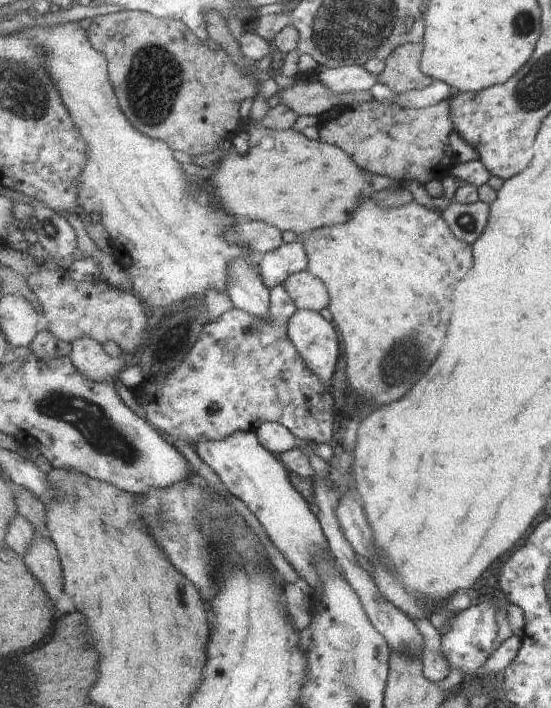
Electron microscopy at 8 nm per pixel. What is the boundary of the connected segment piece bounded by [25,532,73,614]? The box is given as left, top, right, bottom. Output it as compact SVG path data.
M35 532L31 550L25 556L25 566L41 582L49 600L53 604L59 604L63 600L63 606L61 606L61 608L65 608L63 613L69 613L69 608L73 608L73 602L67 598L60 554L50 538L43 538L41 534Z

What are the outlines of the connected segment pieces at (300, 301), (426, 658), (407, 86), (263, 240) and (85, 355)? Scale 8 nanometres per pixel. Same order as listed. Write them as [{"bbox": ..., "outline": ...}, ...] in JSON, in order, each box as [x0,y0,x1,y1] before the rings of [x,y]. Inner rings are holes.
[{"bbox":[284,270,331,312],"outline":[[[308,270],[289,276],[284,285],[299,309],[321,312],[323,308],[330,308],[331,295],[327,286]]]},{"bbox":[409,616,451,682],"outline":[[[409,616],[419,632],[423,633],[425,638],[425,644],[427,651],[423,653],[423,666],[425,666],[425,674],[428,678],[431,678],[431,682],[441,682],[445,680],[449,674],[451,674],[451,666],[445,658],[445,652],[443,652],[442,636],[439,634],[438,628],[435,628],[431,624],[429,617],[427,618],[413,618]]]},{"bbox":[377,42,436,94],"outline":[[[423,42],[399,46],[386,60],[387,66],[377,76],[377,82],[389,86],[389,90],[395,90],[397,94],[429,88],[436,80],[421,70],[424,49]]]},{"bbox":[223,219,284,256],"outline":[[[240,219],[231,228],[227,228],[223,232],[223,238],[231,246],[251,248],[253,252],[259,253],[260,256],[281,248],[284,243],[283,233],[279,228],[275,228],[275,226],[266,222],[240,221]]]},{"bbox":[70,336,127,382],"outline":[[[89,336],[72,343],[70,358],[77,370],[85,374],[87,380],[93,382],[105,382],[117,378],[127,366],[127,362],[121,356],[112,358],[103,350],[102,344]]]}]

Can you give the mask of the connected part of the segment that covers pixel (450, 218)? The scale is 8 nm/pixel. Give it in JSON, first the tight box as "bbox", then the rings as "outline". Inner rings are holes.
{"bbox":[442,200,490,244],"outline":[[[481,200],[468,205],[454,201],[442,214],[455,238],[473,244],[487,228],[490,205]]]}

